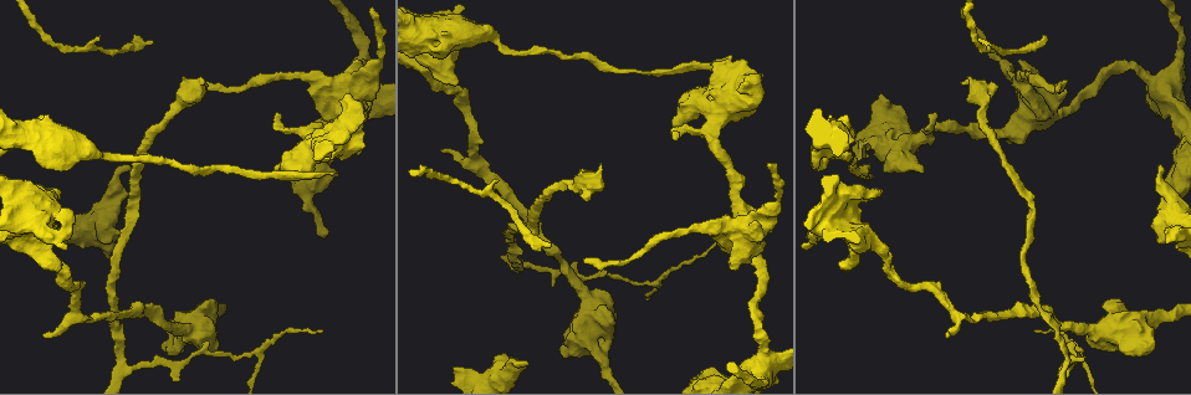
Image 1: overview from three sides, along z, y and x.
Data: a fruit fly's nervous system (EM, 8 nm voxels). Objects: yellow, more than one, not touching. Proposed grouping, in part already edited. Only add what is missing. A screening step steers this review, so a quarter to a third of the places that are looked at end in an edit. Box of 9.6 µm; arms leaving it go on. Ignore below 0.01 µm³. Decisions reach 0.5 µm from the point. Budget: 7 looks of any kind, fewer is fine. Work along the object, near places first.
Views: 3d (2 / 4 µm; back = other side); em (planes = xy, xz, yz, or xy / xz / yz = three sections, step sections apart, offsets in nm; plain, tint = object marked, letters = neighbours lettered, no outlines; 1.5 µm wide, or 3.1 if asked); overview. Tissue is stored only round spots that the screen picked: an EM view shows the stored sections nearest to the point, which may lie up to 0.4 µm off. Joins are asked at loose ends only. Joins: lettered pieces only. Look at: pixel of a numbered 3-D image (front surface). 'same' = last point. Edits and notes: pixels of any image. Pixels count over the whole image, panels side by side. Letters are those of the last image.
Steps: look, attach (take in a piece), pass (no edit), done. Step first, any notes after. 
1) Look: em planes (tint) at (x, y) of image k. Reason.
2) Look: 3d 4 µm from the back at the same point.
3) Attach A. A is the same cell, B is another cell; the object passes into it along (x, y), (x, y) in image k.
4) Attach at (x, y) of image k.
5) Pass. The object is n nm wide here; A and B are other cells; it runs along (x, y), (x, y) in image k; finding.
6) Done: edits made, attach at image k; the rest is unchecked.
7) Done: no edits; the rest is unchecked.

Look: em planes (letters) at (946, 335) of image 1. Tapers out.

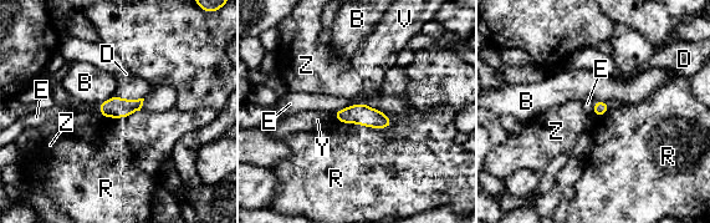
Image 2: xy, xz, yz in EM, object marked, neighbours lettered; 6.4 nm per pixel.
Pass. B, D, E, R, V, Y and Z are other cells; a border runs along (357, 102), (332, 112) in image 2; no lettered piece goes on from it.

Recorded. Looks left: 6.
Look: em planes (letters) at (881, 94) of image 1. Thick end.

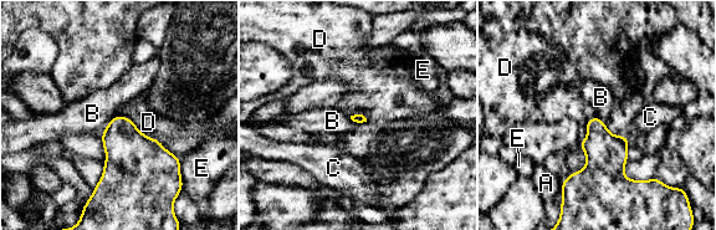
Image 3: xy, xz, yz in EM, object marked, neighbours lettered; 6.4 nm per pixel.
Pass. A, B, C, D and E are other cells; a border runs along (116, 114), (100, 133) in image 3; none of them fits.

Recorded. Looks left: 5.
Look: em xy step 8 (letters) at (1166, 241) of image 1. An open end.

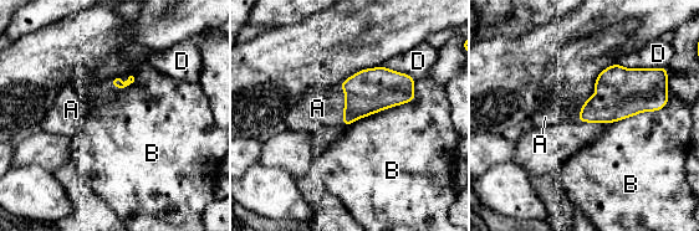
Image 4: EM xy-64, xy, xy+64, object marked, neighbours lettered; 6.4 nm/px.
Attach A. The object is 220 nm wide here; A is the same cell, B and D are other cells; the object passes into it along (370, 91), (345, 106), (317, 108) in image 4; it goes on there.

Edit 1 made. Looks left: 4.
Done: edits made, attach at image 4; the rest is unchecked.

